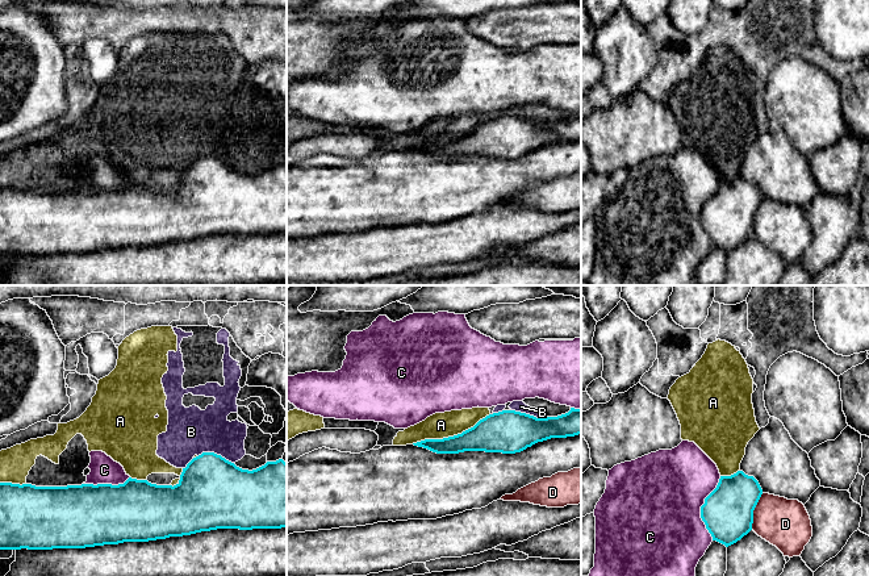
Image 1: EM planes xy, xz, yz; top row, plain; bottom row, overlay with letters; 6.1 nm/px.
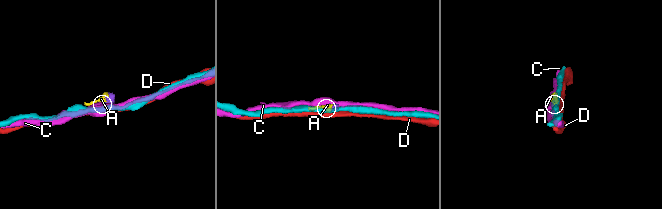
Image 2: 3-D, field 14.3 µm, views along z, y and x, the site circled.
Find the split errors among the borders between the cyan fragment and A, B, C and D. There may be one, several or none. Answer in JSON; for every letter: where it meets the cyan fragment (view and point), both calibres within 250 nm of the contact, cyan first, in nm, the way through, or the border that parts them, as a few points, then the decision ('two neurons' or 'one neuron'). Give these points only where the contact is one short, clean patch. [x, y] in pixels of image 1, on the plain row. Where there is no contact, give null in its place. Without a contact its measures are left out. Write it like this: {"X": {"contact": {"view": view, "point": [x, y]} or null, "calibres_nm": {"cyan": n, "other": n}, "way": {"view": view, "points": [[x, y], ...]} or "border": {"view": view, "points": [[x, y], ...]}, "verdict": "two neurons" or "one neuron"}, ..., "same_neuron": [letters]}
{"A": {"contact": {"view": "xz", "point": [450, 142]}, "calibres_nm": {"cyan": 220, "other": 160}, "verdict": "two neurons"}, "B": {"contact": {"view": "xy", "point": [216, 159]}, "calibres_nm": {"cyan": 440, "other": 300}, "border": {"view": "xy", "points": [[197, 161], [216, 158], [234, 170]]}, "verdict": "two neurons"}, "C": {"contact": {"view": "yz", "point": [701, 213]}, "calibres_nm": {"cyan": 300, "other": 500}, "verdict": "two neurons"}, "D": {"contact": {"view": "yz", "point": [752, 217]}, "calibres_nm": {"cyan": 300, "other": 300}, "verdict": "two neurons"}, "same_neuron": []}

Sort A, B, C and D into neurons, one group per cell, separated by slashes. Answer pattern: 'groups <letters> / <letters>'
groups A B / C / D

